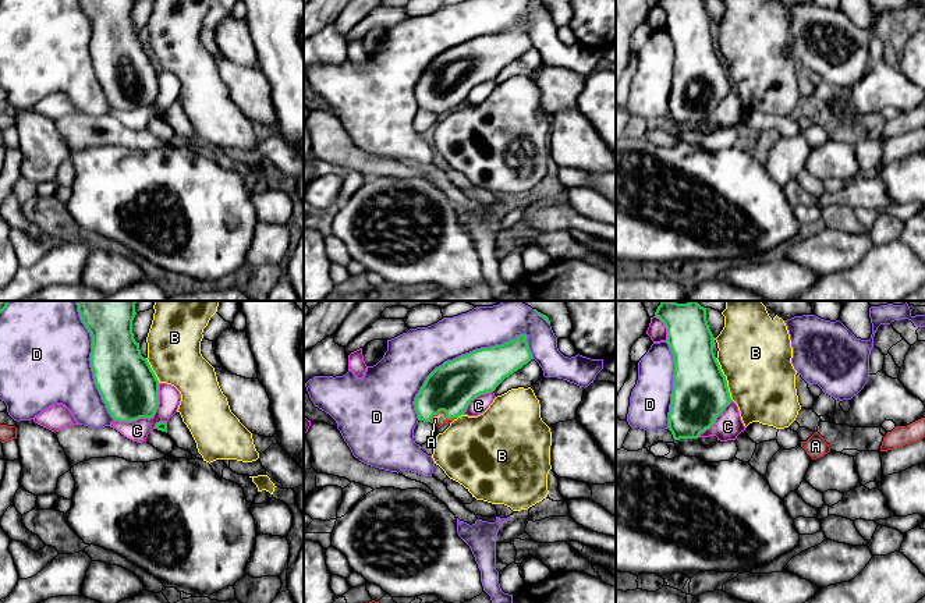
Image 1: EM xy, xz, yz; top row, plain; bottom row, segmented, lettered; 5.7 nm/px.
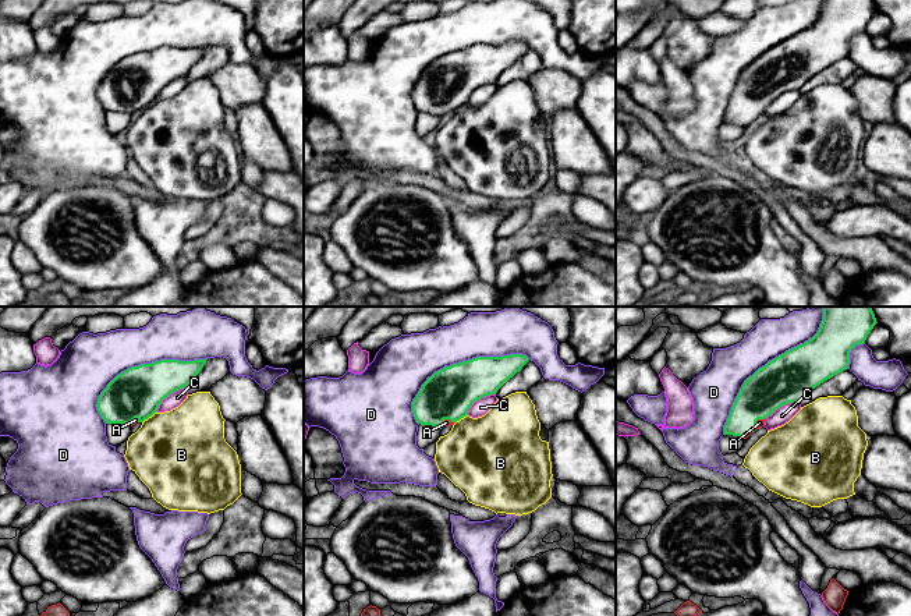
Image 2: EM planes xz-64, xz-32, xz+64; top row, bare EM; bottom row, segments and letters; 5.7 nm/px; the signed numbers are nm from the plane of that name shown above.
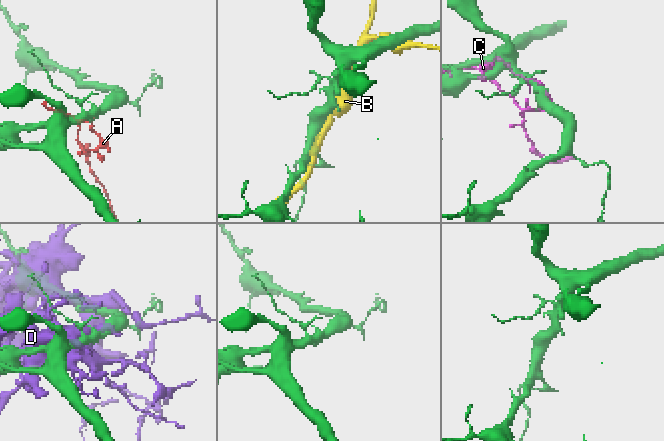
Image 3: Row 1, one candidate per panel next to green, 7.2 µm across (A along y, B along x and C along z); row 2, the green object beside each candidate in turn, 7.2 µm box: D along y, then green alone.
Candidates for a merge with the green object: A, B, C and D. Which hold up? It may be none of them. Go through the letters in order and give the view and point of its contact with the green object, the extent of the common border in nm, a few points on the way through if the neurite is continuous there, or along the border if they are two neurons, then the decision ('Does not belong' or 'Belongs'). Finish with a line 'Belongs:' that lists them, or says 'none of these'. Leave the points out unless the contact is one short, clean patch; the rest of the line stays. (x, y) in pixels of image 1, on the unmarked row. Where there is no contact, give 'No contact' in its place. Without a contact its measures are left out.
A: Touches green at xz (443, 98). Shared border 160 nm. Belongs
B: Touches green at yz (725, 67). Shared border 260 nm. Does not belong
C: Touches green at xy (149, 106). Shared border 340 nm. Does not belong
D: Touches green at xz (456, 46). Shared border 800 nm. Does not belong
Belongs: A

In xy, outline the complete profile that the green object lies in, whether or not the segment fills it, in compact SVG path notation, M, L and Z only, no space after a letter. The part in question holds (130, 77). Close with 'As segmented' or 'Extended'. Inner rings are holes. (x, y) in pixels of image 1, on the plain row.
M79 0L79 6L92 25L91 56L95 72L111 106L132 110L153 106L159 93L159 68L146 46L141 43L139 31L132 21L137 0Z. As segmented

